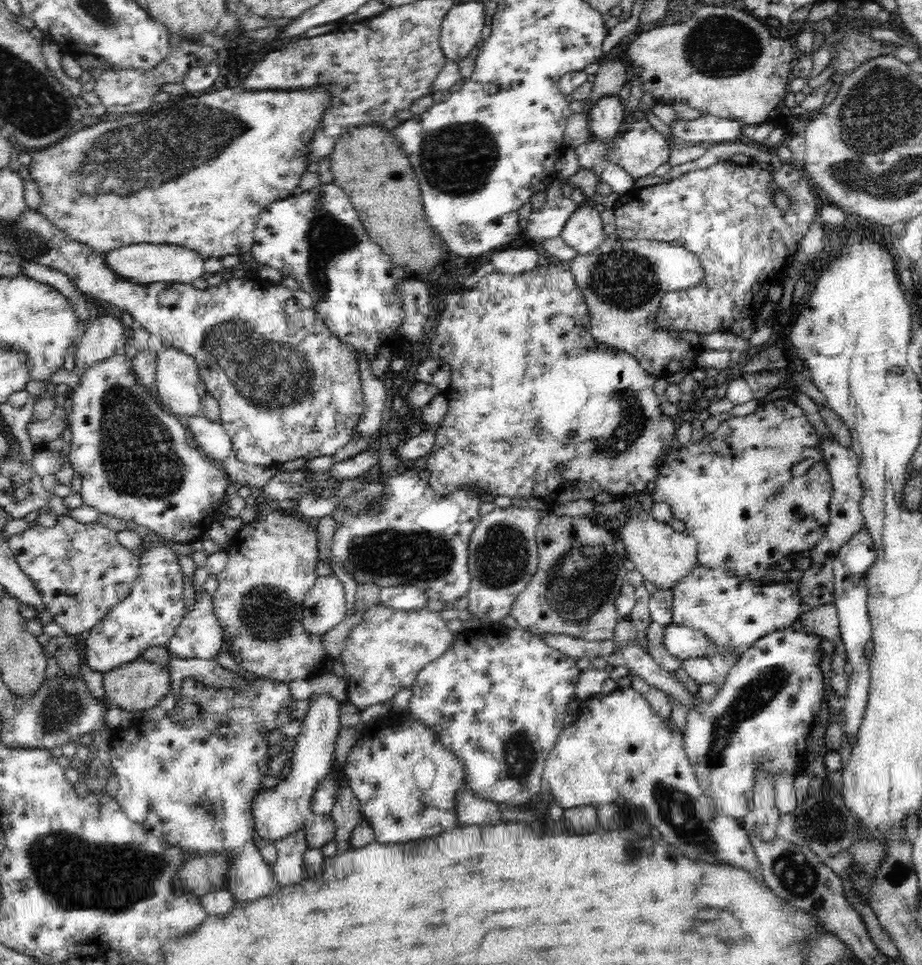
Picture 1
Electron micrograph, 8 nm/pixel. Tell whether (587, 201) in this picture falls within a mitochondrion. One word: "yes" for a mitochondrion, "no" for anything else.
no

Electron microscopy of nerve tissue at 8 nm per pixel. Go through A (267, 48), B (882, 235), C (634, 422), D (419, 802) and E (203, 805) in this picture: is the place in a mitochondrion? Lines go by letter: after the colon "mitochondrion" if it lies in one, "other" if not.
A: other
B: other
C: mitochondrion
D: mitochondrion
E: mitochondrion

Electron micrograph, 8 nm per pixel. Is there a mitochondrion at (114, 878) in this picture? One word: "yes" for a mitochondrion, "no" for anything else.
yes

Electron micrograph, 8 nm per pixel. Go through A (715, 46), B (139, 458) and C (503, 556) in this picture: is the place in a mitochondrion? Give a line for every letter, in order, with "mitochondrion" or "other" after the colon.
A: mitochondrion
B: mitochondrion
C: mitochondrion

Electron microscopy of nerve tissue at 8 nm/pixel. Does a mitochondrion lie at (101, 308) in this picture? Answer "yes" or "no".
no

